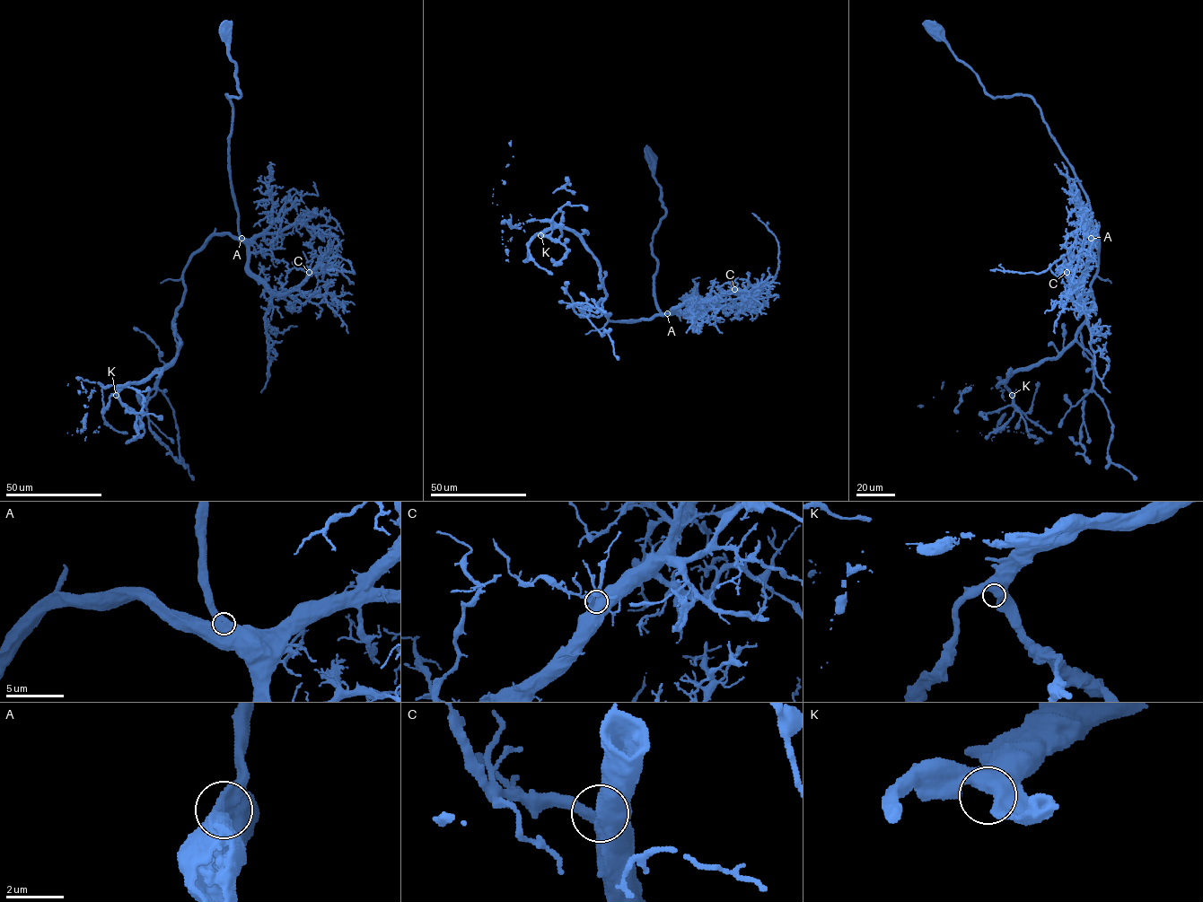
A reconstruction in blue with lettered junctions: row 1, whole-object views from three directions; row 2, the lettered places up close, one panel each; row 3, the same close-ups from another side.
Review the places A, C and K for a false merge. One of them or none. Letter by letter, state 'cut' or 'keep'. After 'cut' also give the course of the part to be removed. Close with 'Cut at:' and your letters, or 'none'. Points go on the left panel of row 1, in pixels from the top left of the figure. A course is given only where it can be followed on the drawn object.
A: keep
C: keep
K: keep
Cut at: none

